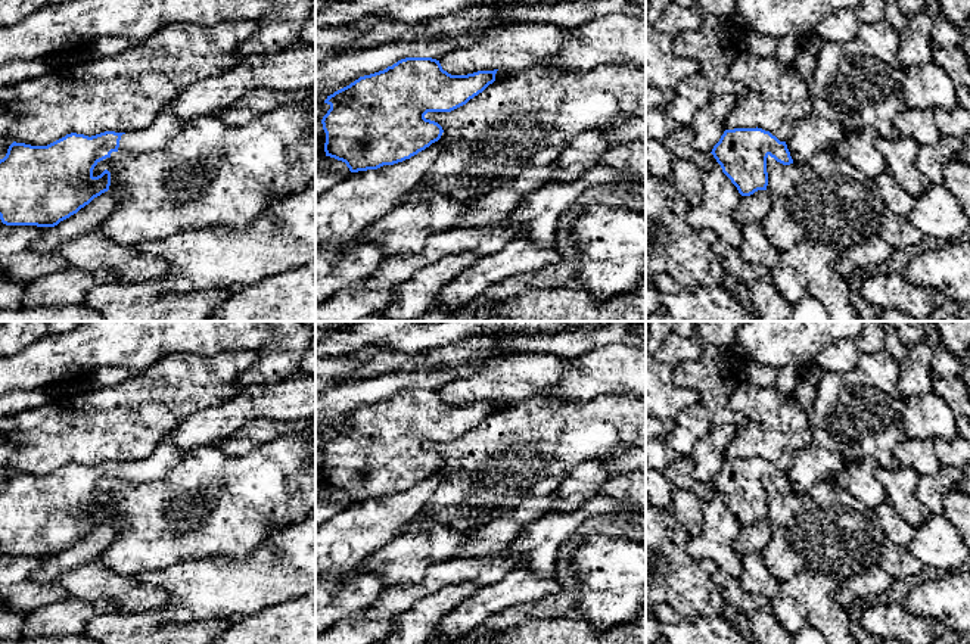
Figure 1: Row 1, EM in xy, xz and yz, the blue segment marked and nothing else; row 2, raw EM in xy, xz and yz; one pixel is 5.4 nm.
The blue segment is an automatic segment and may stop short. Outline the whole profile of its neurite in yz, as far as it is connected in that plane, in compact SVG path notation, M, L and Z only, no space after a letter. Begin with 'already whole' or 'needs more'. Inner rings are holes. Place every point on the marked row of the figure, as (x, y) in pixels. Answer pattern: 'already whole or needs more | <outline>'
already whole | M758 127L725 130L711 153L742 196L767 190L768 156L783 165L793 164L786 141Z

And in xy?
needs more | M165 106L153 124L140 131L105 131L91 137L71 133L47 146L13 141L6 156L0 159L1 223L6 225L57 225L88 205L94 197L109 190L111 172L108 169L97 177L93 175L93 169L100 161L111 158L111 153L118 150L150 152L162 149L181 131L184 124Z

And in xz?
already whole | M405 57L383 71L360 77L324 100L330 106L321 119L326 156L345 162L351 172L410 159L438 141L444 133L438 122L425 115L451 112L466 105L495 81L497 71L451 75L436 59Z

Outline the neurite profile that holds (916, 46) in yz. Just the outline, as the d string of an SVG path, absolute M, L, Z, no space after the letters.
M924 12L907 16L907 28L899 34L896 59L908 72L933 62L932 22Z

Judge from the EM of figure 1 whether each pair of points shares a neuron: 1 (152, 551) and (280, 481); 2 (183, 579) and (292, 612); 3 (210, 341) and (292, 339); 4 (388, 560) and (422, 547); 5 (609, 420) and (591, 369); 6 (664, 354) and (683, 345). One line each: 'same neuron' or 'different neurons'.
1: same neuron
2: different neurons
3: different neurons
4: same neuron
5: different neurons
6: same neuron

